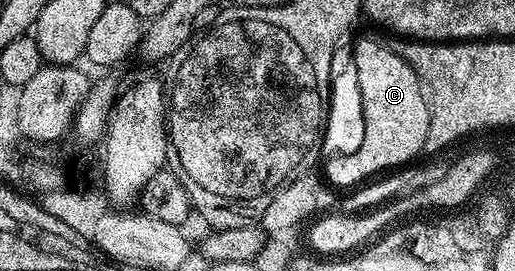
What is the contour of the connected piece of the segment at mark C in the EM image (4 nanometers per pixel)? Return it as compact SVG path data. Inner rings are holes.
M358 40L354 46L357 67L357 81L360 86L360 99L363 103L364 114L364 142L359 150L347 156L331 156L325 161L324 175L332 178L335 189L353 189L379 174L385 173L385 168L394 168L397 164L406 164L419 151L426 147L428 138L428 122L430 121L430 105L422 83L418 81L418 75L394 53L393 47L377 44L374 40Z

